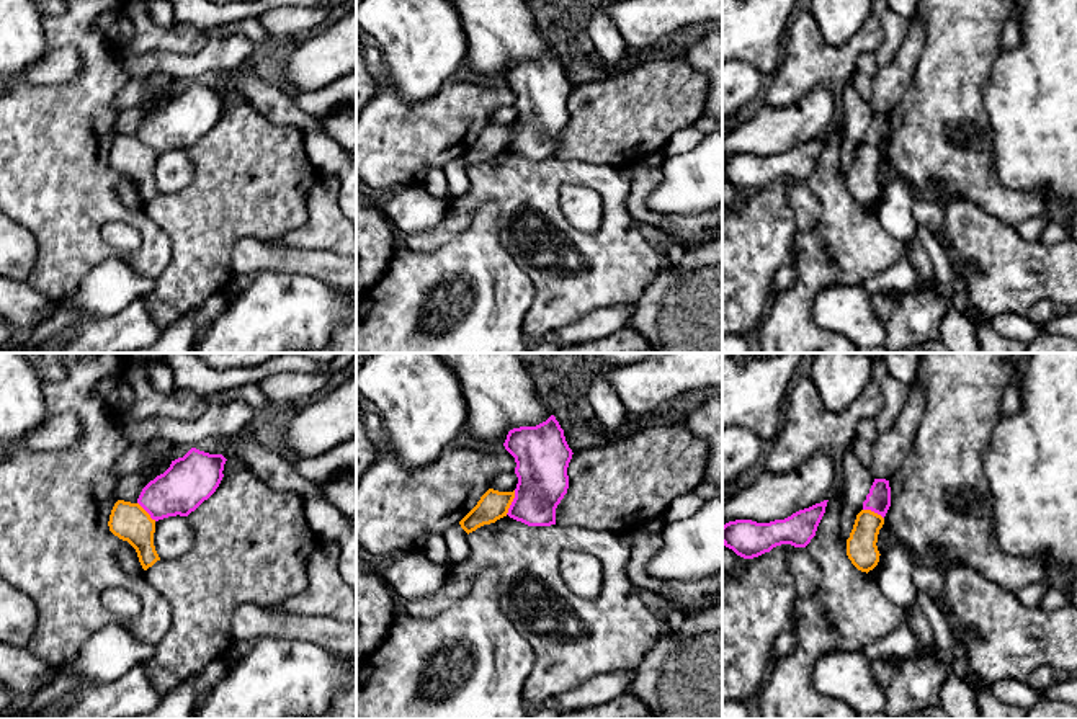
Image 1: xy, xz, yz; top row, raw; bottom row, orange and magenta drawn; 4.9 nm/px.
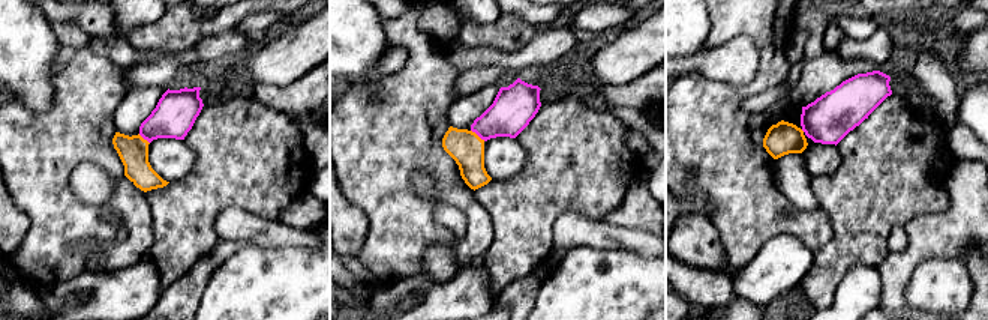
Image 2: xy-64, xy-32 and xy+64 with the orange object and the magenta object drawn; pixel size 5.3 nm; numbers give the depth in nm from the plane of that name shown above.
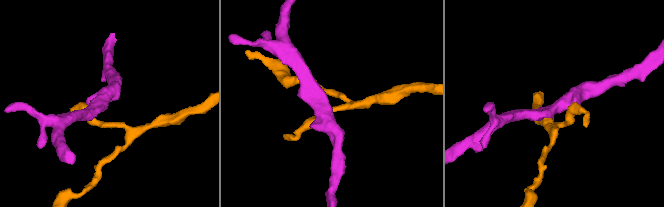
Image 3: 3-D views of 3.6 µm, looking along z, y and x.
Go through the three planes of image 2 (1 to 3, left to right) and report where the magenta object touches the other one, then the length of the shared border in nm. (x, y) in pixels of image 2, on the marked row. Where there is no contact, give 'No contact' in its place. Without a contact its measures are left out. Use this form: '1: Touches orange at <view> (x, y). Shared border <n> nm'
1: Touches orange at xy-64 (143, 138). Shared border 80 nm
2: Touches orange at xy-32 (477, 135). Shared border 100 nm
3: No contact

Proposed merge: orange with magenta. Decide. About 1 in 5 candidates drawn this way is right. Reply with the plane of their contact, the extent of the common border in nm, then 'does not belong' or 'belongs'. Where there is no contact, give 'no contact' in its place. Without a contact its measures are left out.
xz | 130 nm | does not belong

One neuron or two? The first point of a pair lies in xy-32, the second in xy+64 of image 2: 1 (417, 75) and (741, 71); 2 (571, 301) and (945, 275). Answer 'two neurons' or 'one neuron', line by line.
1: two neurons
2: one neuron

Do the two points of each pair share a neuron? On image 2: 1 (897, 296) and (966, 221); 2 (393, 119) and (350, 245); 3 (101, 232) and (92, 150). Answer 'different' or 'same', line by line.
1: same
2: different
3: same

